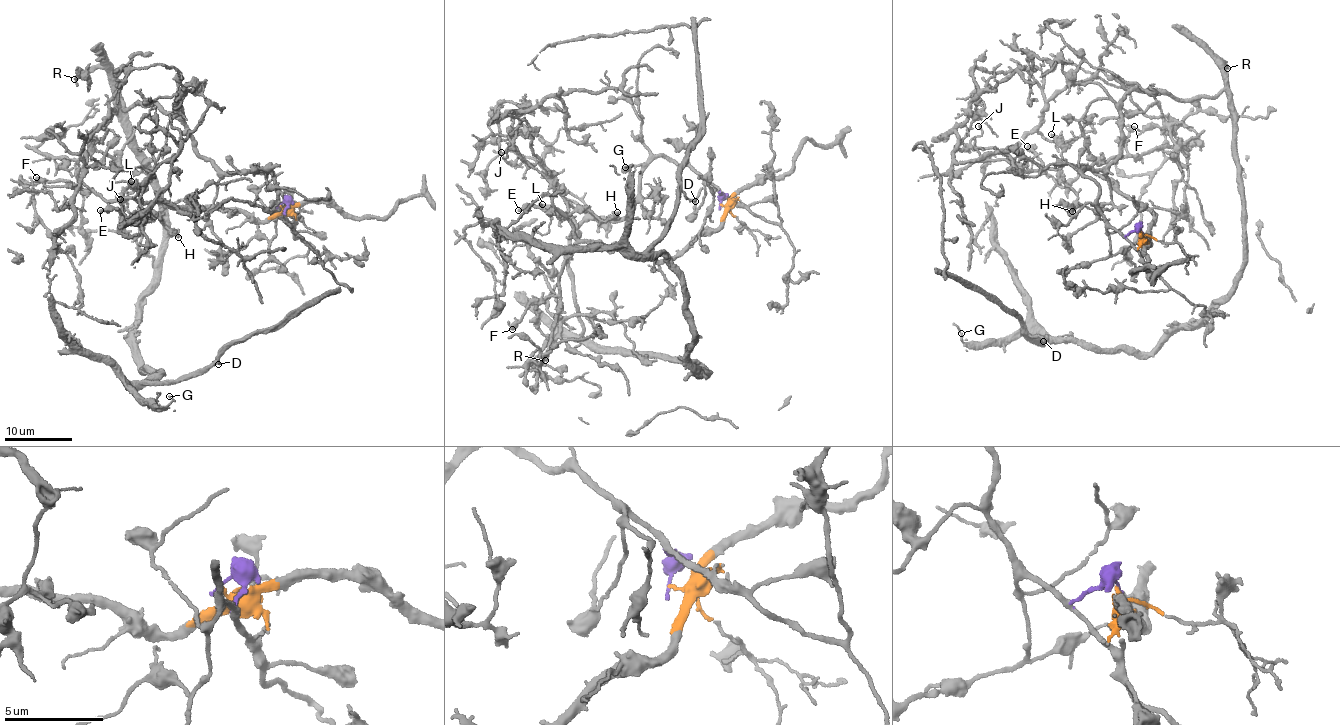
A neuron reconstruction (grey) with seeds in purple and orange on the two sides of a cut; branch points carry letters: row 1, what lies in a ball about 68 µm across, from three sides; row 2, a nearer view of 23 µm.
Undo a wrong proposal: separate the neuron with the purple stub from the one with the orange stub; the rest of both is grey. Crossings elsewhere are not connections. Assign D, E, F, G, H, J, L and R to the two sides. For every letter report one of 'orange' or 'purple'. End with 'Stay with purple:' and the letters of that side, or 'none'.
D: purple
E: orange
F: orange
G: purple
H: orange
J: orange
L: orange
R: purple
Stay with purple: D, G, R

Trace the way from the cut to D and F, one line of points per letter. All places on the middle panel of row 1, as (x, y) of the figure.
D: (720, 205), (653, 157), (635, 209), (573, 231), (587, 340), (710, 375), (649, 252), (695, 201)
F: (720, 205), (726, 208), (721, 225), (664, 259), (579, 242), (567, 256), (559, 294), (533, 300), (511, 329)

